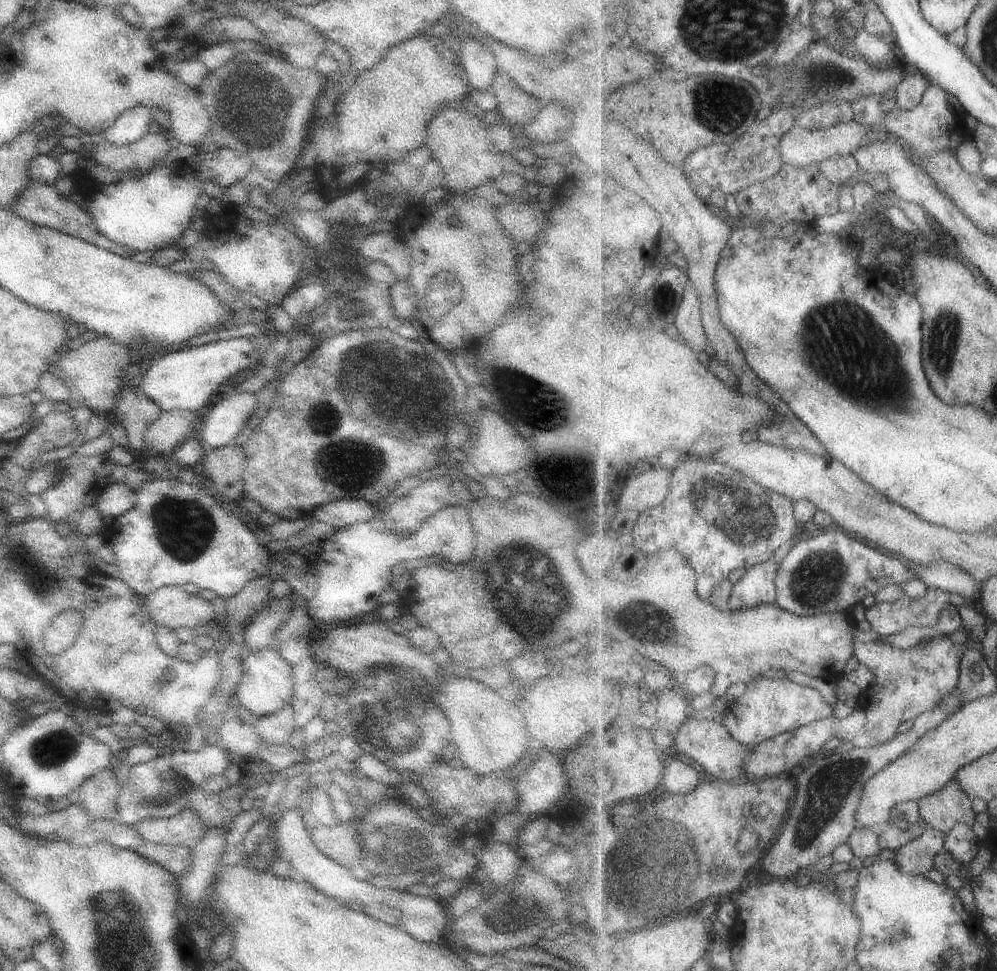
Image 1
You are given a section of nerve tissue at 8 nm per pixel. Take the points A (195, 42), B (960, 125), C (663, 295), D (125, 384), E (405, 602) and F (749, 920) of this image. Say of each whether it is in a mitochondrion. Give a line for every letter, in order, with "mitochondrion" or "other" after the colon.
A: other
B: other
C: mitochondrion
D: other
E: other
F: other

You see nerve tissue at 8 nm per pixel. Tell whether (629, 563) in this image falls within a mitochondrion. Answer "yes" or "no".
no

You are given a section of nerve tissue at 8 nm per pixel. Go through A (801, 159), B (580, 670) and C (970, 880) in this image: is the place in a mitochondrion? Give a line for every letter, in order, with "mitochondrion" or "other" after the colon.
A: other
B: other
C: other

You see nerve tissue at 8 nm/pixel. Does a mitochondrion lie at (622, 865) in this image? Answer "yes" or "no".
yes

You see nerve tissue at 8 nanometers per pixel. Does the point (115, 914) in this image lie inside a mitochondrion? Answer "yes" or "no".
yes

